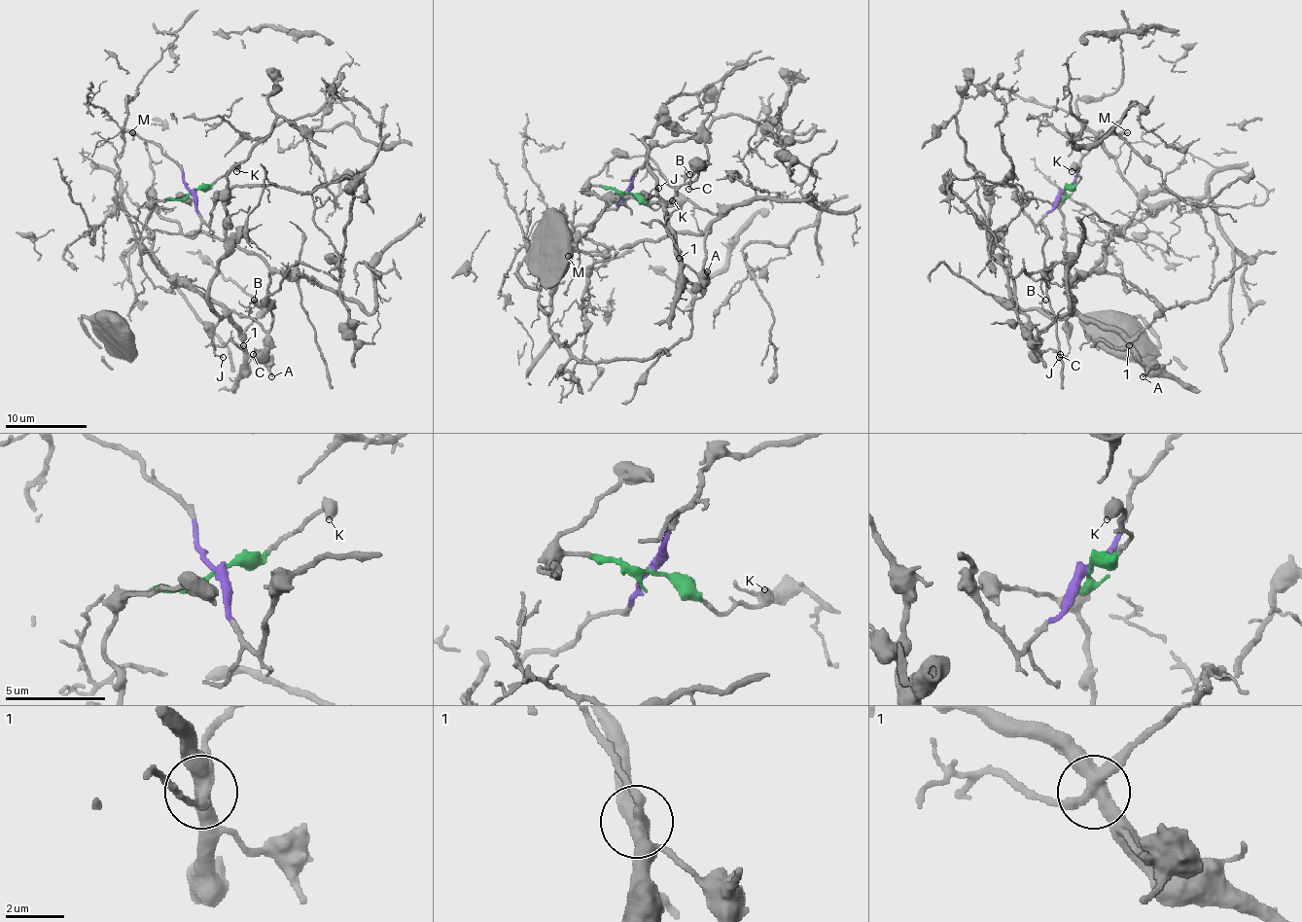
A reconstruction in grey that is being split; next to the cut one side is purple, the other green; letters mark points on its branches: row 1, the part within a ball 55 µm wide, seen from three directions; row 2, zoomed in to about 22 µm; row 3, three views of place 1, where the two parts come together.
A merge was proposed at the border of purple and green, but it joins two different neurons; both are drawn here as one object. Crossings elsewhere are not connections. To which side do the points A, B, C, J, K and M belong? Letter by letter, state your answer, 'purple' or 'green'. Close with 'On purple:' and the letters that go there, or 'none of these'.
A: green
B: green
C: green
J: green
K: green
M: purple
On purple: M

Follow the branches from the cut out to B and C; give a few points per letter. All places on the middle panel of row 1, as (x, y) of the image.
B: (626, 192), (593, 185), (581, 192), (602, 197), (667, 201), (683, 181), (686, 171), (689, 175)
C: (626, 192), (593, 185), (581, 192), (602, 197), (667, 201), (701, 169), (691, 179), (689, 190)

